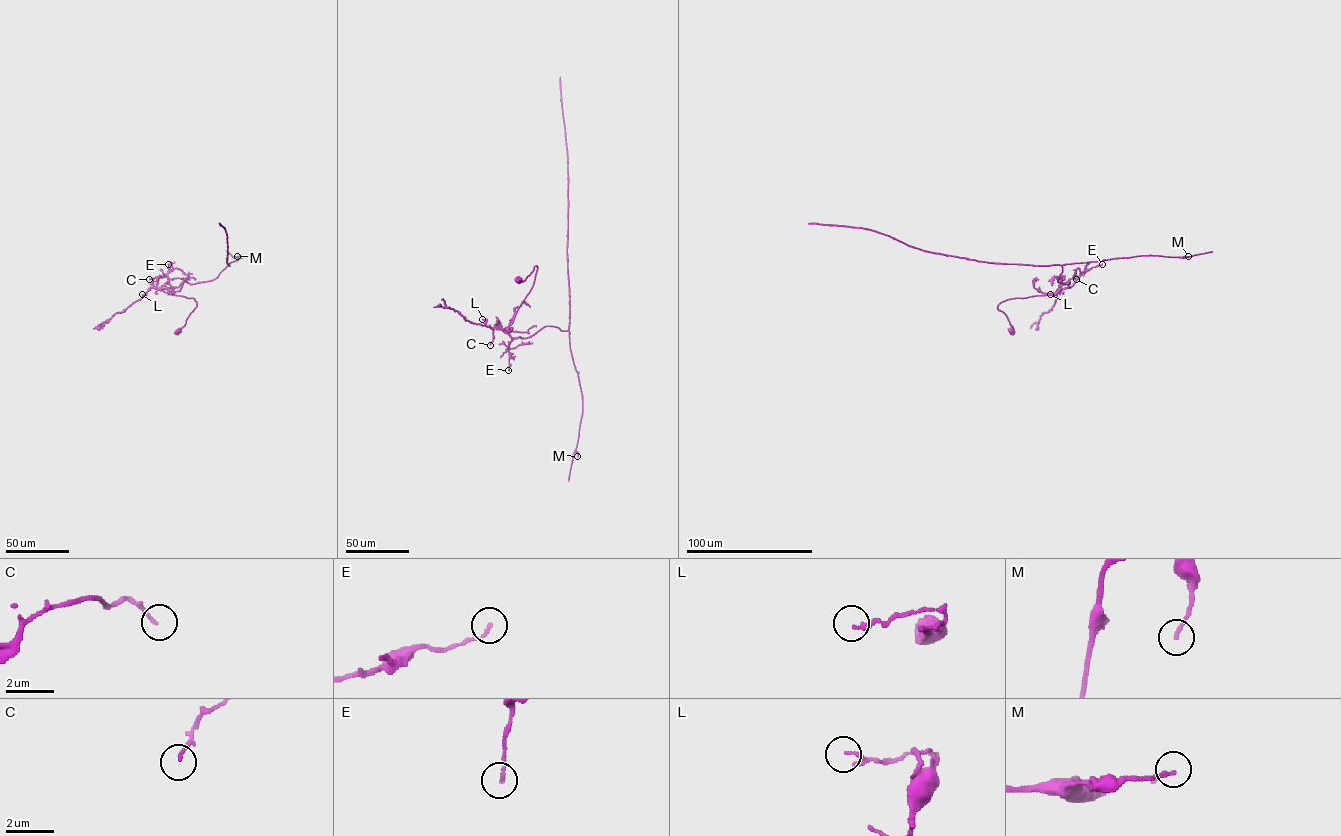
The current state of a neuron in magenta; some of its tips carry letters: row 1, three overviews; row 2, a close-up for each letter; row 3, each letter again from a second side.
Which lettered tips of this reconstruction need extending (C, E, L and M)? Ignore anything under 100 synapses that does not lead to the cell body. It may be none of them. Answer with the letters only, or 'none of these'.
none of these

